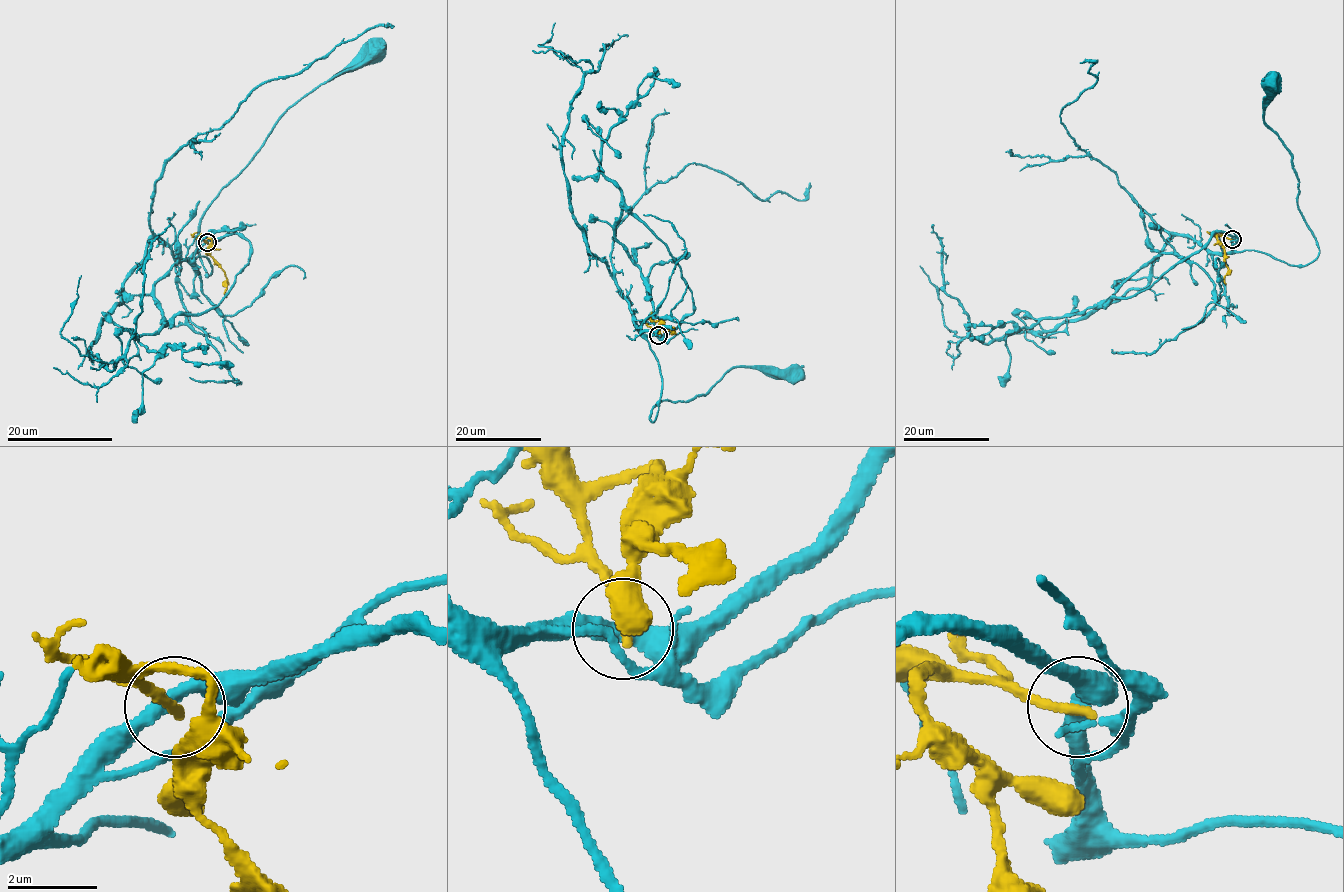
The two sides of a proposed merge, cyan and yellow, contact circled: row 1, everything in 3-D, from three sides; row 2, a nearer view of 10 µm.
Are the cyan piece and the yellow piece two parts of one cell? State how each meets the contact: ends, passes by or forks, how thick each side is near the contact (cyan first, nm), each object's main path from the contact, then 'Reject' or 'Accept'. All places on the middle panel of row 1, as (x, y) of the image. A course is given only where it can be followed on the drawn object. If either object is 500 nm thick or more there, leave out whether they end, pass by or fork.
At the ring cyan passes by. At the ring yellow ends. Thickness 360 nm (cyan) against 260 nm. Course of cyan: (658, 335), (646, 339), (662, 378), (652, 422), (659, 402), (704, 395), (736, 367), (767, 367), (794, 378). Course of yellow: (658, 335), (654, 324), (660, 321), (662, 327), (673, 329). Reject

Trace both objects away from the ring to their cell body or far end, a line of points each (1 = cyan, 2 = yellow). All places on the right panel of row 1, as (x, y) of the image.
1: (1232, 238), (1236, 251), (1290, 265), (1319, 252), (1299, 208), (1292, 157), (1264, 120), (1275, 83)
2: (1232, 239), (1218, 236), (1224, 251), (1226, 283)

